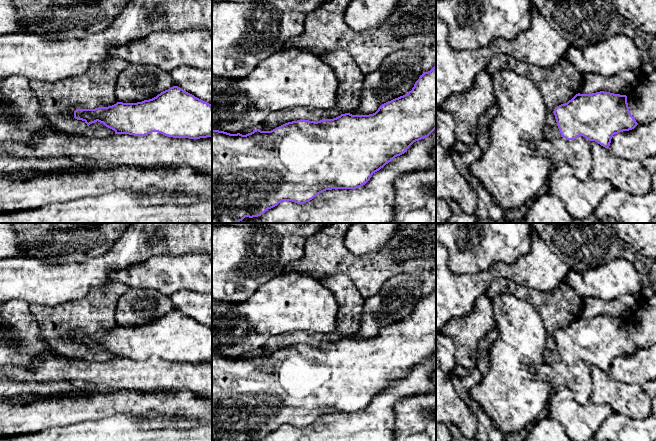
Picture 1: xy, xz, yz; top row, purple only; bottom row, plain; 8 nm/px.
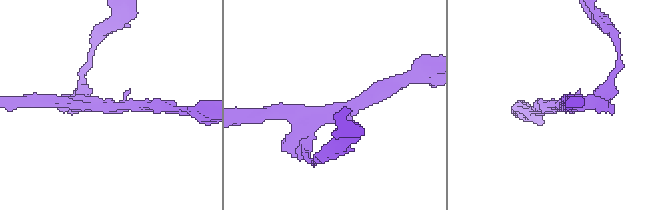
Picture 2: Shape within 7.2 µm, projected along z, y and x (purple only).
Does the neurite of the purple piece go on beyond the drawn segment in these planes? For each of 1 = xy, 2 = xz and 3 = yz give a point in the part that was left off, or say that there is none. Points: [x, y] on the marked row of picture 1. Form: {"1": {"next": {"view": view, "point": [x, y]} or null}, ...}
{"1": {"next": null}, "2": {"next": null}, "3": {"next": null}}

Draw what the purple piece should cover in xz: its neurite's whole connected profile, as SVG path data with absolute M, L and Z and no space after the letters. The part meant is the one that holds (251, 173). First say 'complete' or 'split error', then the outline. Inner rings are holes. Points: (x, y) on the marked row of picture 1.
complete; M436 65L428 72L423 72L415 82L411 91L403 96L382 104L378 110L369 115L341 114L333 119L320 121L297 120L285 123L271 131L253 130L251 133L230 134L224 131L212 130L212 223L239 223L245 217L253 218L264 214L268 209L277 206L282 201L292 201L297 204L309 202L318 194L332 189L356 189L365 185L372 175L391 162L395 157L404 154L416 141L428 137L436 129Z

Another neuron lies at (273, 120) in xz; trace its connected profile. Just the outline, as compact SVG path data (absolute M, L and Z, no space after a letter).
M341 49L324 52L318 56L334 69L339 79L335 106L327 110L296 106L271 112L259 130L271 131L285 123L297 120L317 122L322 119L333 119L356 109L360 103L365 74L362 73L355 60L347 51Z

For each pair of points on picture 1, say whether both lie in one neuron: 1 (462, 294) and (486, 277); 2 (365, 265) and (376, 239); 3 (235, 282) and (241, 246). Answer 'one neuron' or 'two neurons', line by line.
1: one neuron
2: two neurons
3: one neuron

